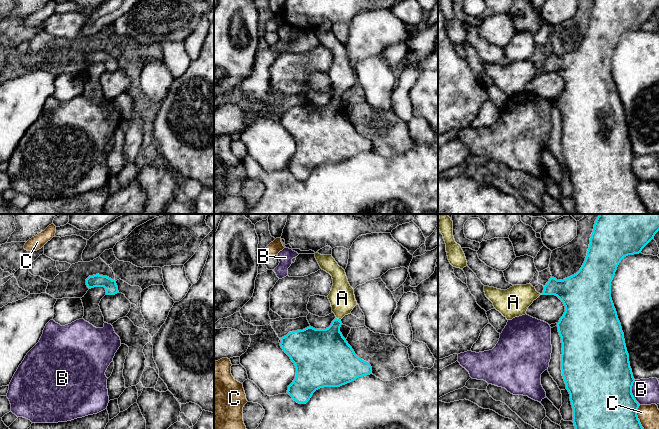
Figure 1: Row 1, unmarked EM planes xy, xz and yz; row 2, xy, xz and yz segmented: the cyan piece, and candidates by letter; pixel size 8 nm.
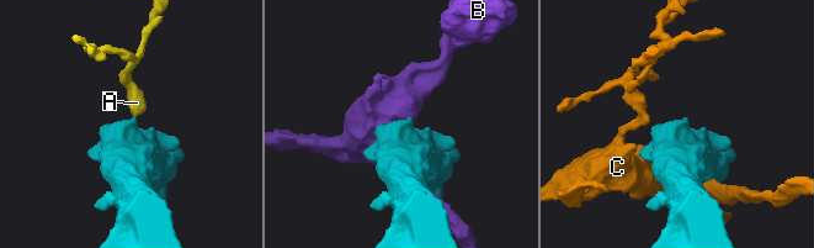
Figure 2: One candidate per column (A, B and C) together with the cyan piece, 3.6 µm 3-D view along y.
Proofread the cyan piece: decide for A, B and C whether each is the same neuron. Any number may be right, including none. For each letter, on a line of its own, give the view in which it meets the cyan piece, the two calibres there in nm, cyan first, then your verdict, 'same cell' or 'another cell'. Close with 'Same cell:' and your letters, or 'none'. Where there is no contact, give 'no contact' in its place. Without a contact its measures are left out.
A: meets cyan in xz; 320 nm thick on the cyan side, 200 nm on the other; same cell
B: meets cyan in yz; 500 nm thick on the cyan side, 200 nm on the other; another cell
C: meets cyan in yz; 500 nm thick on the cyan side, 160 nm on the other; another cell
Same cell: A

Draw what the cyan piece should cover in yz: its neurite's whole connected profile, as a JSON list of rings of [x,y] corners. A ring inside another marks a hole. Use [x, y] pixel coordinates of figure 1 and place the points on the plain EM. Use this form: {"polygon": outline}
{"polygon": [[[594,0],[594,5],[591,10],[590,20],[587,27],[585,37],[580,46],[563,56],[557,56],[552,53],[544,62],[542,71],[555,71],[565,82],[565,88],[557,99],[558,108],[561,113],[562,130],[561,130],[561,146],[562,152],[566,160],[566,165],[570,170],[570,177],[573,184],[573,199],[575,202],[577,214],[648,214],[648,211],[642,203],[637,192],[637,186],[640,180],[636,177],[632,170],[632,162],[635,158],[632,145],[629,138],[629,130],[627,128],[624,109],[621,99],[618,95],[616,85],[611,74],[611,58],[621,36],[628,32],[641,29],[642,25],[654,14],[659,7],[659,0]]]}

